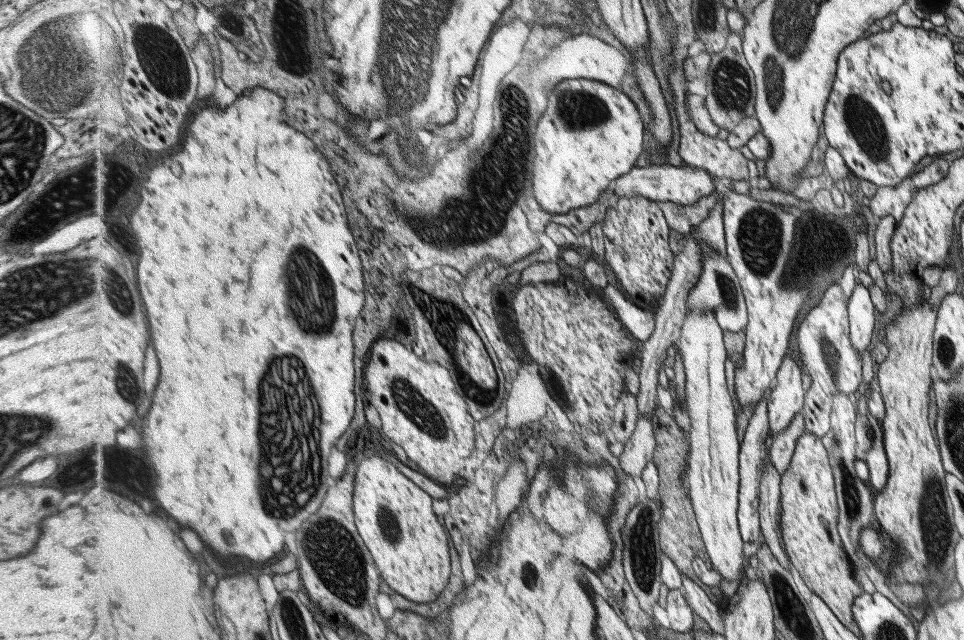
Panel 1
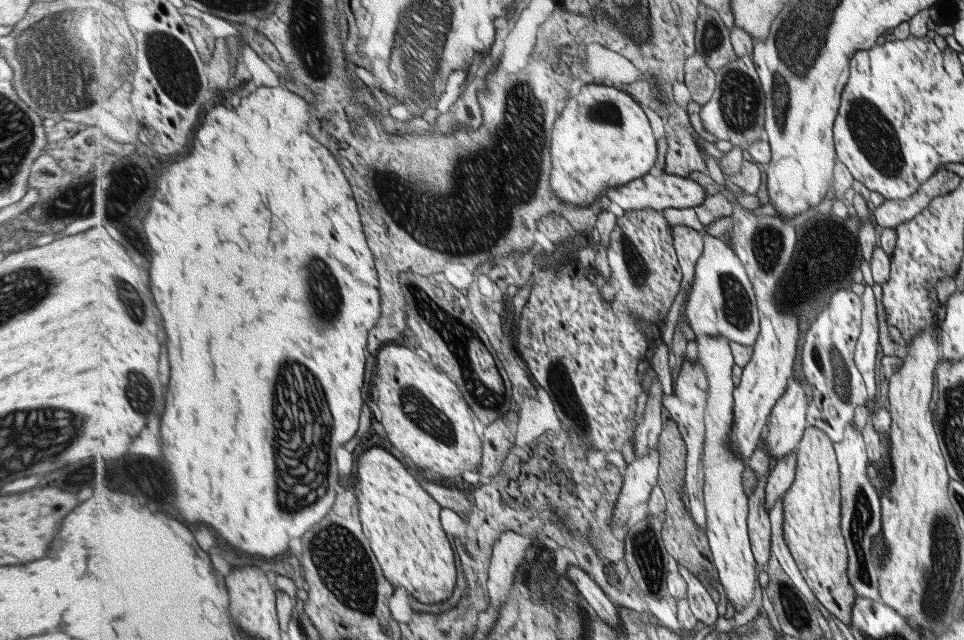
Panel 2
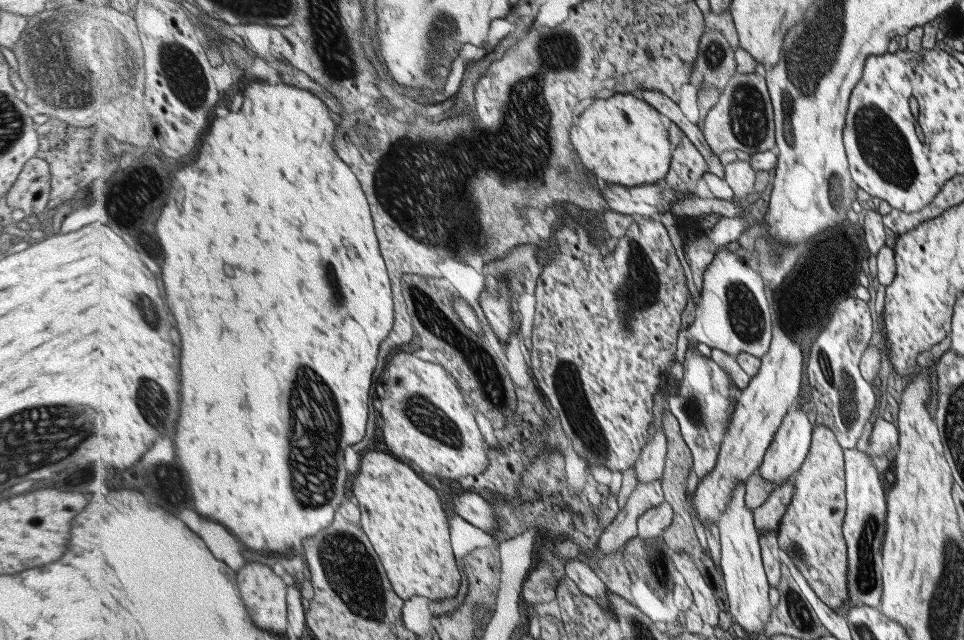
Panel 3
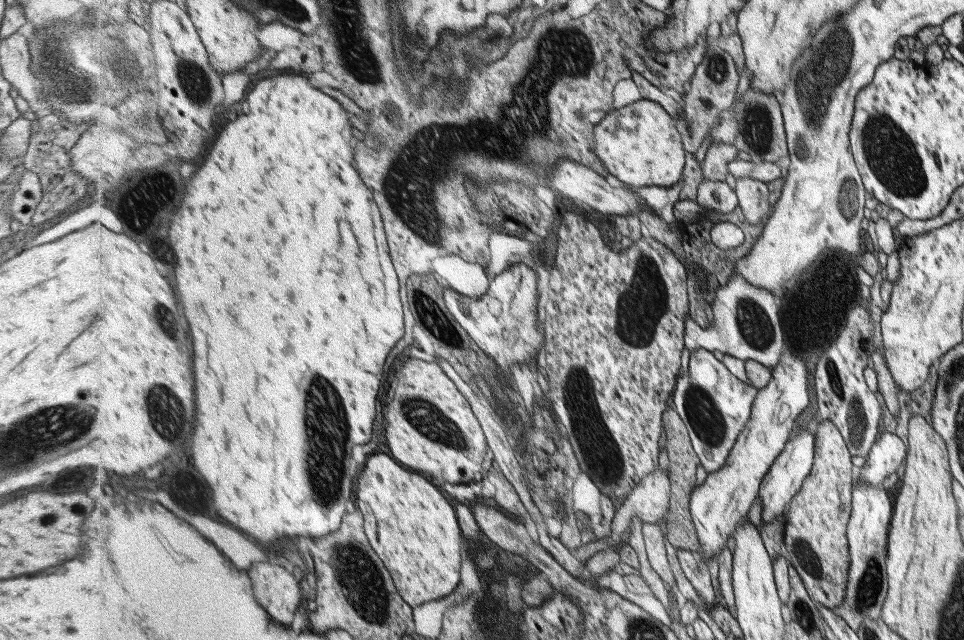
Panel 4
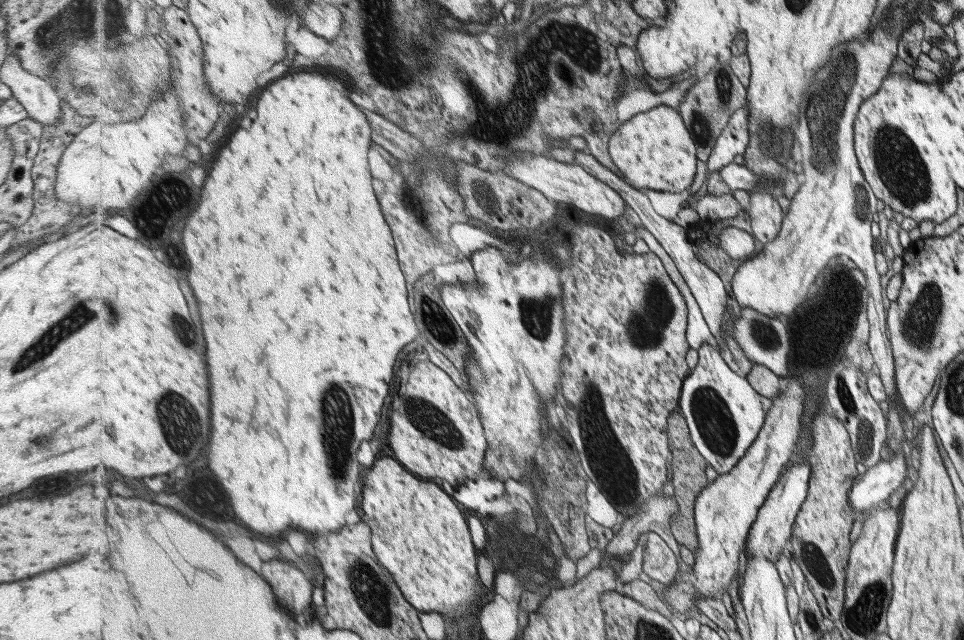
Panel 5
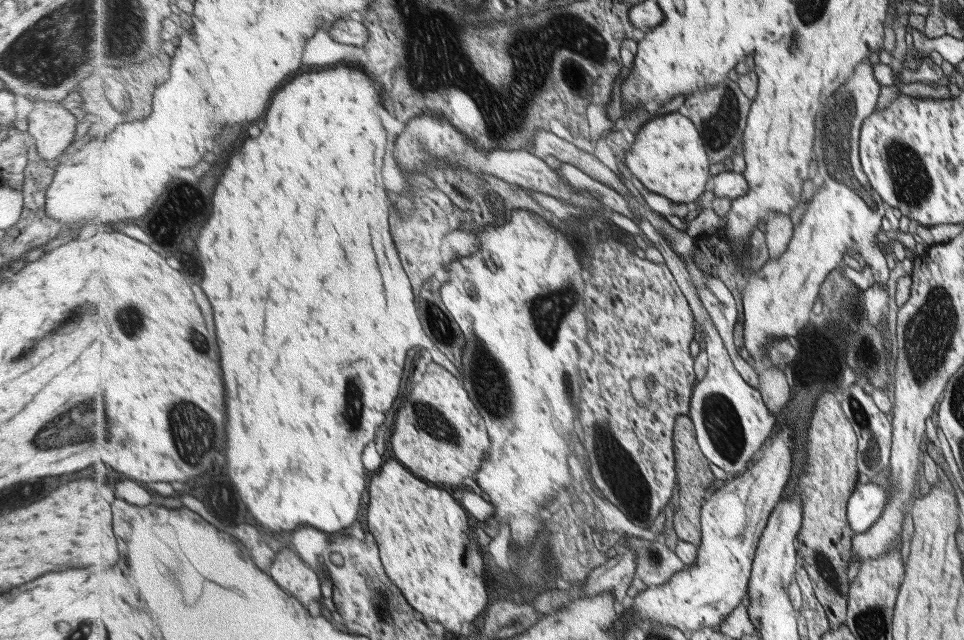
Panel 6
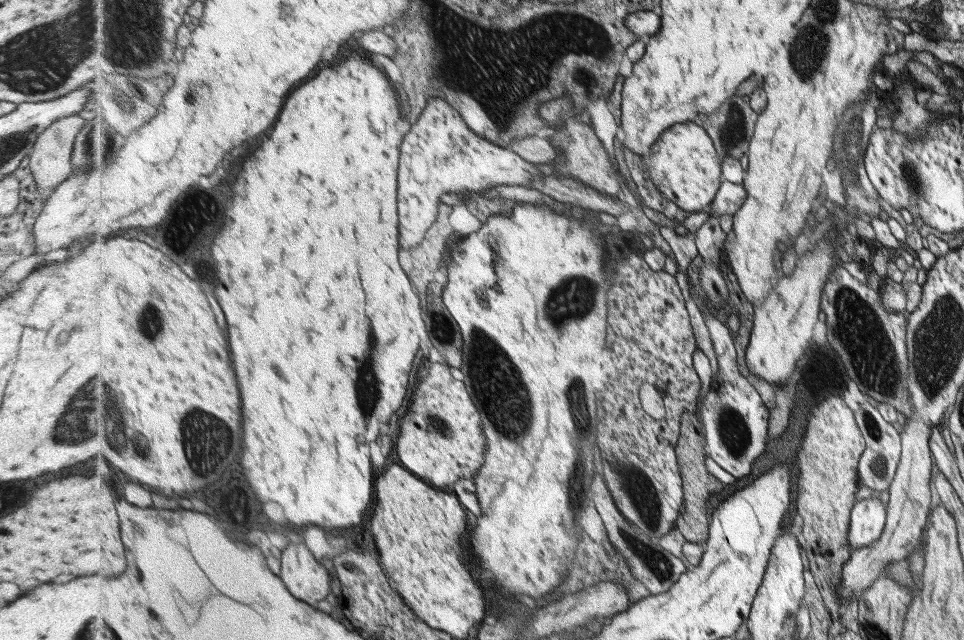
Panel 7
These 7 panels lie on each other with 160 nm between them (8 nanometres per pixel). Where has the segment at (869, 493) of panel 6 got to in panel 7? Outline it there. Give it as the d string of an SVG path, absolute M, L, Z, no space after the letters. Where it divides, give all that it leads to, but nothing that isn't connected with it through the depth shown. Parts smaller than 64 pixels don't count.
M873 497L855 501L855 506L850 509L849 540L851 548L869 547L877 541L882 533L886 517L886 509Z

